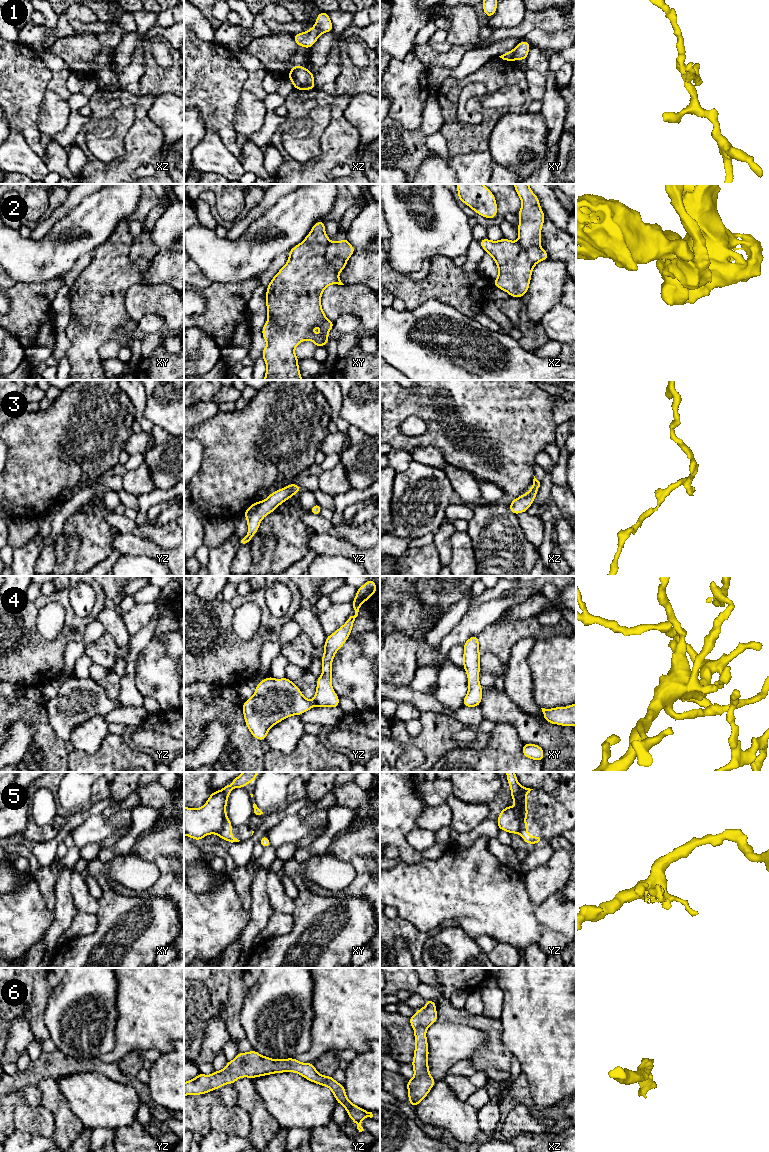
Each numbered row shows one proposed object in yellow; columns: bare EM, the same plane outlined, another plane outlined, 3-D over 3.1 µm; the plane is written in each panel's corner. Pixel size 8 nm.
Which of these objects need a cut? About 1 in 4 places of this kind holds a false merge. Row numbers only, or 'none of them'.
1, 2, 5

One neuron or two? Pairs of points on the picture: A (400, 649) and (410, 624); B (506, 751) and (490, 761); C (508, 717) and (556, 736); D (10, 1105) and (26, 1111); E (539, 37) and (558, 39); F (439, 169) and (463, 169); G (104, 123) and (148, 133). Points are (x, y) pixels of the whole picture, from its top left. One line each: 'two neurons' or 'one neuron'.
A: two neurons
B: one neuron
C: one neuron
D: two neurons
E: one neuron
F: two neurons
G: two neurons

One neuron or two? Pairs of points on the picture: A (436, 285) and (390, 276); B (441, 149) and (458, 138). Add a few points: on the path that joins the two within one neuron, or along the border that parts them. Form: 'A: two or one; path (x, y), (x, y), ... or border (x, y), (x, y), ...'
A: one; path (425, 287), (401, 287)
B: two; border (439, 134), (445, 139), (448, 155)

